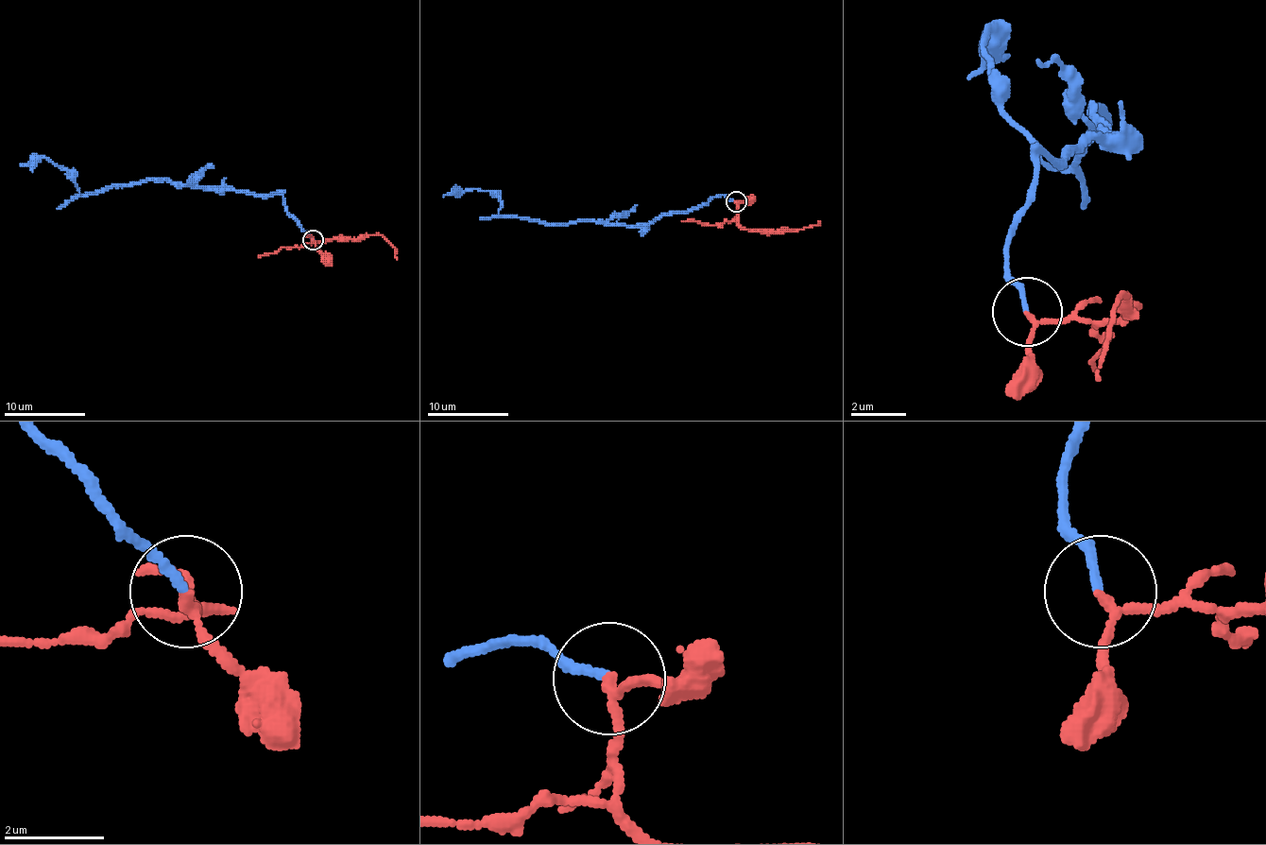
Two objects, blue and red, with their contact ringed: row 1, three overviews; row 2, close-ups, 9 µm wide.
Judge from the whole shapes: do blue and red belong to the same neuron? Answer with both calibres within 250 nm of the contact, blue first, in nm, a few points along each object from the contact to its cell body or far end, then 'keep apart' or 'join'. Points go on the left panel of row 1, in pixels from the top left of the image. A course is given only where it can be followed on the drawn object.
170 nm thick on the blue side, 160 nm on the other; blue runs (314, 239), (287, 211), (281, 194), (146, 180), (75, 196), (79, 188), (64, 169), (44, 158), (20, 165); red runs (314, 239), (316, 243), (328, 239), (364, 239), (381, 234), (395, 250), (397, 259); join

